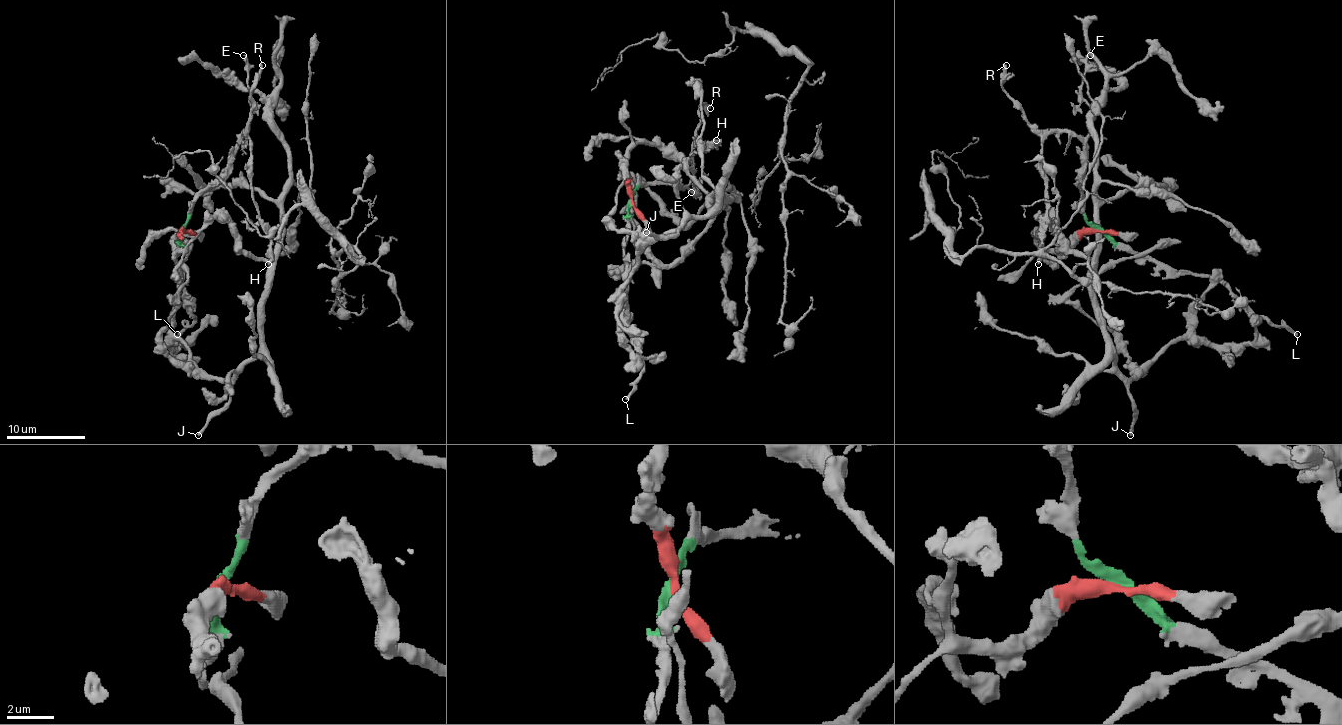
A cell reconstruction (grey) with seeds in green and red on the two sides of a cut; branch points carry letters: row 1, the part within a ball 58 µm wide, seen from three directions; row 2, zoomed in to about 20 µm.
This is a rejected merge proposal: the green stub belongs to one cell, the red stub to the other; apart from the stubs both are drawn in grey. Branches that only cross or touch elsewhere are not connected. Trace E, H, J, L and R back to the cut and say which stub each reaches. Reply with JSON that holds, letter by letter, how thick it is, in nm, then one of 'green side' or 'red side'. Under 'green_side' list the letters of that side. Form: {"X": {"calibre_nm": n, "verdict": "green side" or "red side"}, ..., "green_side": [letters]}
{"E": {"calibre_nm": 220, "verdict": "green side"}, "H": {"calibre_nm": 200, "verdict": "green side"}, "J": {"calibre_nm": 340, "verdict": "red side"}, "L": {"calibre_nm": 320, "verdict": "green side"}, "R": {"calibre_nm": 320, "verdict": "green side"}, "green_side": ["E", "H", "L", "R"]}

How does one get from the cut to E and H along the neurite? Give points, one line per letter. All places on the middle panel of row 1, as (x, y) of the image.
E: (631, 201), (637, 189), (645, 183), (676, 183), (686, 185), (694, 193), (698, 193), (698, 183), (692, 191)
H: (631, 201), (645, 183), (686, 185), (698, 144), (709, 148), (717, 144), (715, 140)

